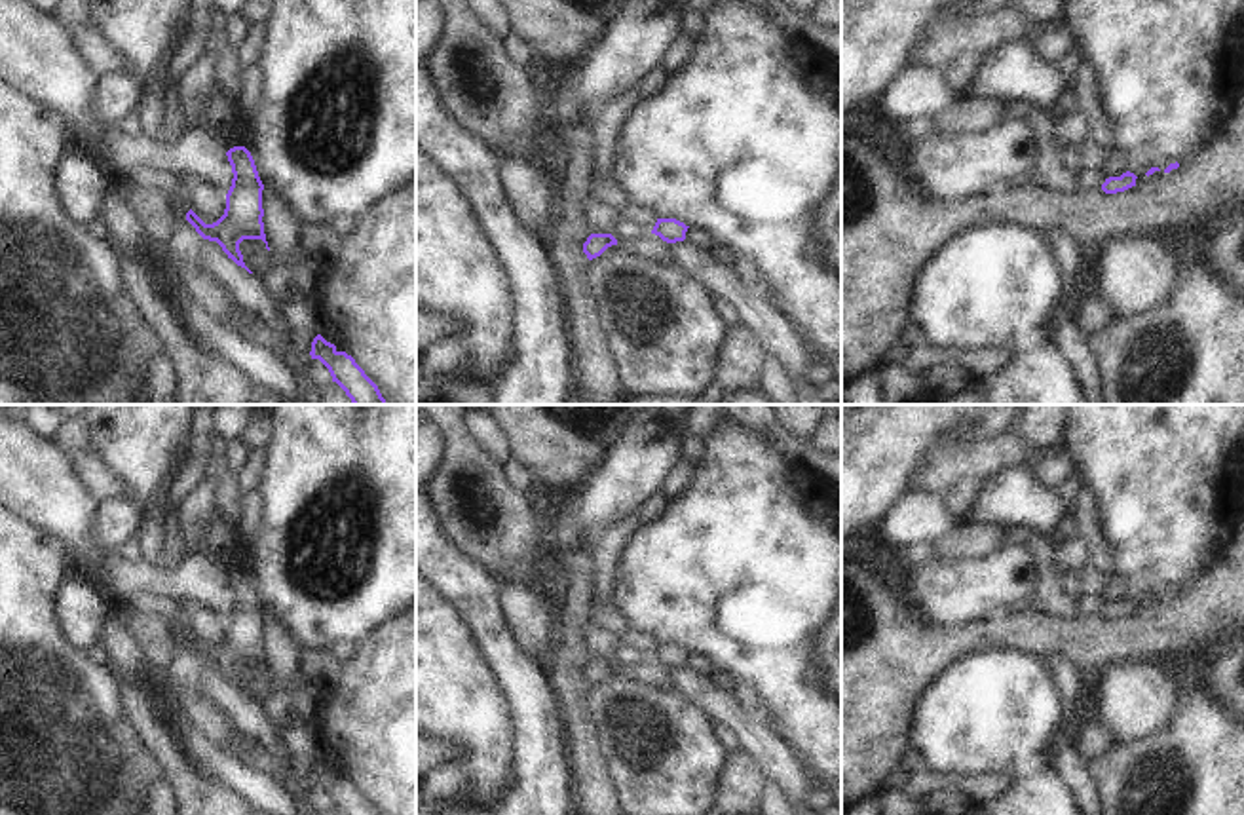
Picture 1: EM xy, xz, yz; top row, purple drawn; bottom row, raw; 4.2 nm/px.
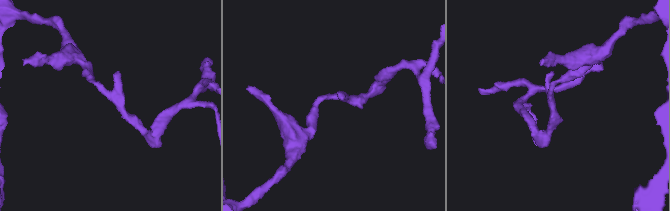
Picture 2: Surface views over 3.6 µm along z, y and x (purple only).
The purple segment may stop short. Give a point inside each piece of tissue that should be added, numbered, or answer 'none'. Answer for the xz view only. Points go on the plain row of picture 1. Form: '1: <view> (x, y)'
none.

